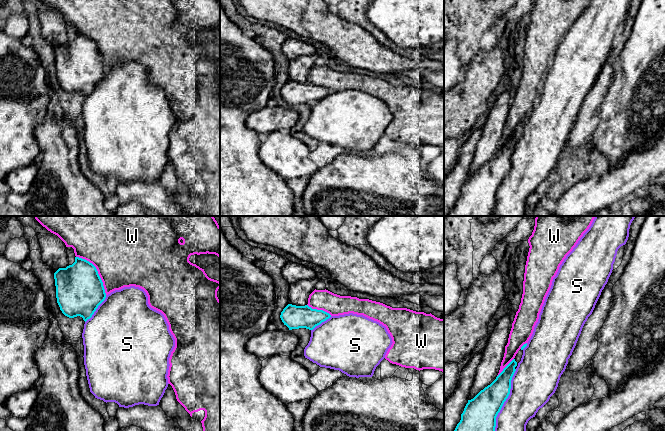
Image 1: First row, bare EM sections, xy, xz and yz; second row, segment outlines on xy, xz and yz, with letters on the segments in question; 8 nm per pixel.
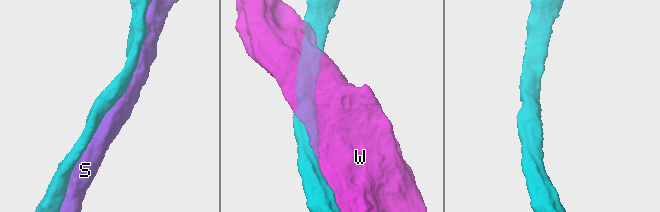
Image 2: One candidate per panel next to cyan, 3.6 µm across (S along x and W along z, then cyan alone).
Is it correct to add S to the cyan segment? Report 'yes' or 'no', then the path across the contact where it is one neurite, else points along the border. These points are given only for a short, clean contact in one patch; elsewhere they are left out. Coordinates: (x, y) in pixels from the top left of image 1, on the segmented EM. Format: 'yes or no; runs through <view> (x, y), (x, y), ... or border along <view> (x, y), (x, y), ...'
yes

